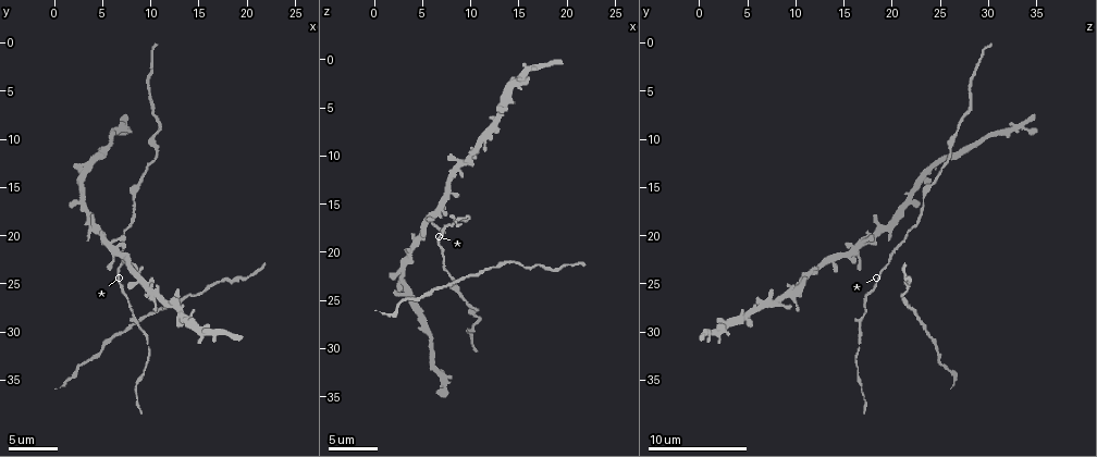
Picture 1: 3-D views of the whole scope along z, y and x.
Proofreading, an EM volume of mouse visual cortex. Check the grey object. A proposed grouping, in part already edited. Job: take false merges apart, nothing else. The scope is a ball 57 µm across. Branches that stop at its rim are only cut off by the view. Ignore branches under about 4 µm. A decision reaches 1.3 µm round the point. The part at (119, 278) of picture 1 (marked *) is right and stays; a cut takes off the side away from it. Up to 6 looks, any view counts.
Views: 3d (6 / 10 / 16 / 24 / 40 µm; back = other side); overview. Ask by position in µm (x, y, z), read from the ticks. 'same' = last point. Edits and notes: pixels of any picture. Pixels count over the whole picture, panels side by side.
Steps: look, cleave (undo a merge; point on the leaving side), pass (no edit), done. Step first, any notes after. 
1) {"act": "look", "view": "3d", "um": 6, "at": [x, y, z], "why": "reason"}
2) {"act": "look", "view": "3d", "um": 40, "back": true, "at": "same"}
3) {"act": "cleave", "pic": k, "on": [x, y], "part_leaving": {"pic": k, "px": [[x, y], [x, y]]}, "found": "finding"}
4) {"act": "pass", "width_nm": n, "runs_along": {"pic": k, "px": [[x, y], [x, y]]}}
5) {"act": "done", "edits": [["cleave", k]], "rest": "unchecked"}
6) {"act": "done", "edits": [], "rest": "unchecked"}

{"act": "look", "view": "3d", "um": 10, "at": [6.0, 21.0, 15.8], "why": "four-way junction"}

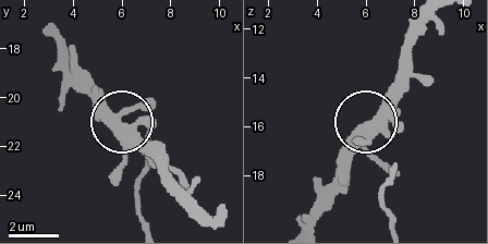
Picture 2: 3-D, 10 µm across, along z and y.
{"act": "look", "view": "3d", "um": 6, "at": [6.2, 21.3, 16.0]}

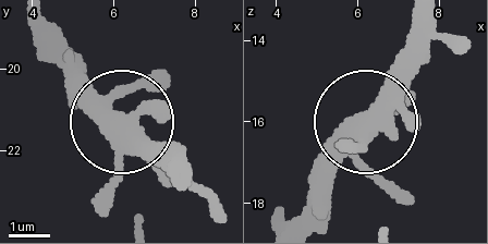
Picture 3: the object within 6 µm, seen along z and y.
{"act": "pass", "width_nm": 430, "found": "all the same cell"}

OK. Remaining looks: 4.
{"act": "look", "view": "3d", "um": 10, "at": [7.6, 26.4, 17.4], "why": "calibre changes"}

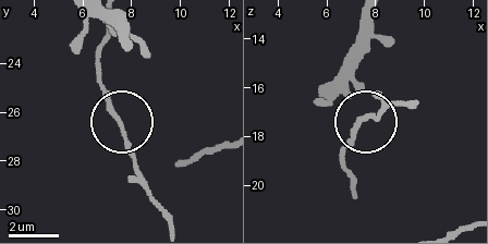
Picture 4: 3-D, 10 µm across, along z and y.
{"act": "pass", "runs_along": {"pic": 4, "px": [[98, 76], [142, 178]]}, "found": "one cell here"}

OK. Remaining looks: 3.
{"act": "look", "view": "3d", "um": 16, "at": [3.4, 13.0, 23.8], "why": "three arms meet"}

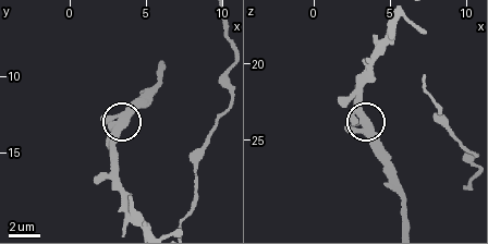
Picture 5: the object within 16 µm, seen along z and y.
{"act": "pass", "width_nm": 410, "found": "continuous, no second cell"}

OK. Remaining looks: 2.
{"act": "done", "edits": [], "rest": "unchecked"}

